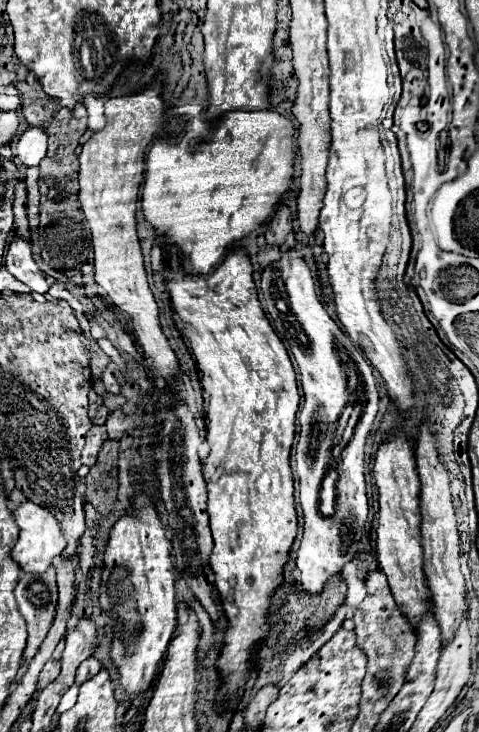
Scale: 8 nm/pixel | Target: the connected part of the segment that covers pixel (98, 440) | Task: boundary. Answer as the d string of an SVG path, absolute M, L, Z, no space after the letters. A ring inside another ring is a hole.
M91 426L91 430L87 432L87 438L85 438L85 446L83 446L83 452L81 452L81 462L91 466L95 464L95 458L97 458L97 452L103 444L103 440L107 438L107 430L105 426Z

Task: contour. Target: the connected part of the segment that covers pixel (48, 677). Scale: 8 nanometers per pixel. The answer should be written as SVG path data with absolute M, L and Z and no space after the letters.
M65 638L57 644L51 660L43 666L41 674L39 674L39 688L45 688L49 682L53 682L61 670L61 652L63 652L63 646L65 646Z

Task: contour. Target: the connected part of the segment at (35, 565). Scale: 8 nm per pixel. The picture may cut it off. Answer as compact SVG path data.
M23 502L19 504L15 510L13 510L13 518L15 518L15 524L19 526L19 540L15 544L15 548L11 550L11 558L21 566L23 572L33 572L33 574L41 574L49 568L49 564L53 562L55 556L59 556L65 548L65 538L61 534L61 528L59 528L59 522L55 520L55 516L33 504L33 502Z

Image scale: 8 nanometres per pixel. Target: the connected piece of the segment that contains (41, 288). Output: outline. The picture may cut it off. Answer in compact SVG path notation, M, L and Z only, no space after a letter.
M13 240L9 244L7 256L5 256L5 268L23 284L27 284L33 292L45 294L49 290L49 284L35 264L31 256L31 246L25 240Z

